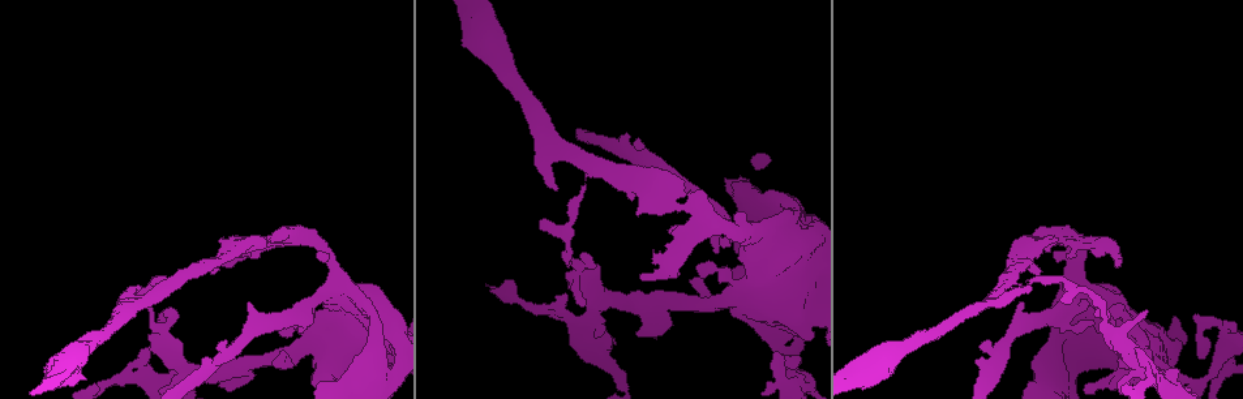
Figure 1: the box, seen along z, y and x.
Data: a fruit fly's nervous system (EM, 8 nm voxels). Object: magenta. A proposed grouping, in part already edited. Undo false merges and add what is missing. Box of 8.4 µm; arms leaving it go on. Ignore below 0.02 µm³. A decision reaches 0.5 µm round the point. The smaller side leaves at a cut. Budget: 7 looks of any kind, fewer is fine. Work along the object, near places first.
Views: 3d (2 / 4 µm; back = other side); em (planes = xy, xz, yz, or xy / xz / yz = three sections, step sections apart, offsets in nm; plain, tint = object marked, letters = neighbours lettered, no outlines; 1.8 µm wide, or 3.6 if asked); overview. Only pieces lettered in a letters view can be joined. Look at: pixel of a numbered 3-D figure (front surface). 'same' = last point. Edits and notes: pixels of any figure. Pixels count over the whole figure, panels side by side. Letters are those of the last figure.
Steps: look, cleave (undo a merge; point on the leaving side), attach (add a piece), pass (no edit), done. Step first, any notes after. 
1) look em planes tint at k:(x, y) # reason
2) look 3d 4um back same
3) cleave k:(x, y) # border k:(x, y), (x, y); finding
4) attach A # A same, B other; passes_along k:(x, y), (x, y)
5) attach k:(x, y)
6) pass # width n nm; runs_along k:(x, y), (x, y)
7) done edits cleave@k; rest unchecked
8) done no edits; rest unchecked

look em planes plain at 1:(1213, 373)

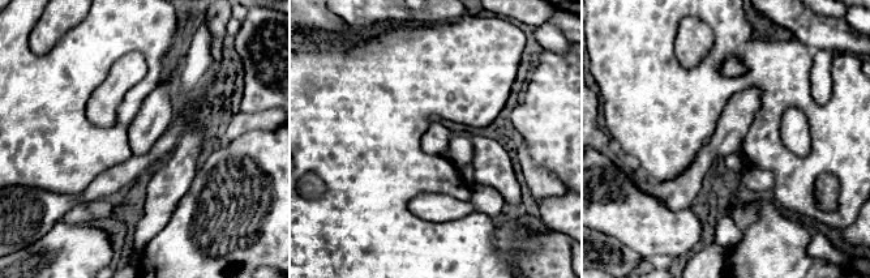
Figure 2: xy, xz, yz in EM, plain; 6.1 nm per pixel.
look em planes tint same # with the object marked

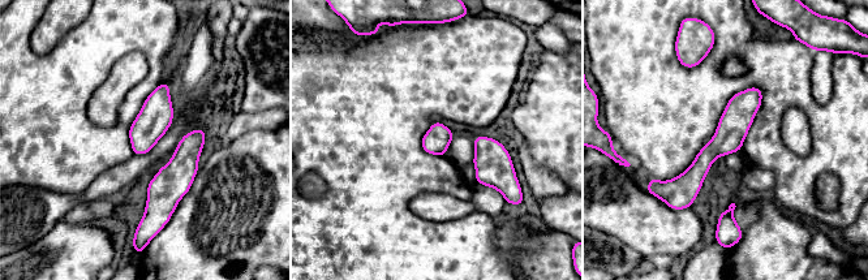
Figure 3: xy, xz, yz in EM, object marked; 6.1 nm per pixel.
look em planes letters same

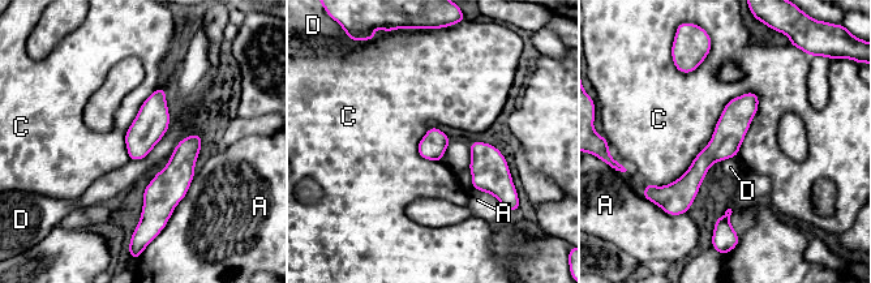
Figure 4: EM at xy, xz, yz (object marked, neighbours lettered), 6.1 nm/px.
pass # A other, C other, D other; runs_along 4:(754, 97), (728, 137), (665, 194); continuous, no second cell

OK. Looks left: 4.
look 3d 4um back at 1:(638, 216) # an open end

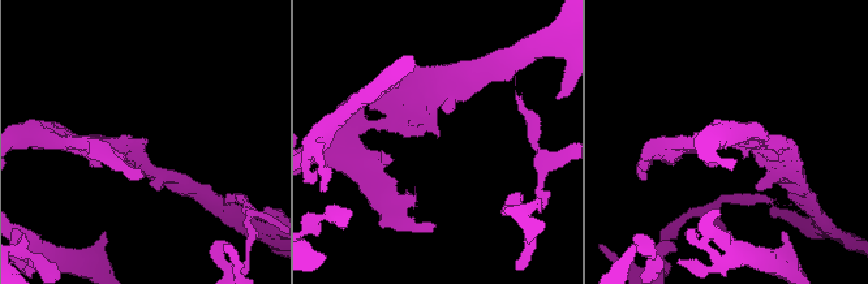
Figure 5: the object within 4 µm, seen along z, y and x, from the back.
look em yz step 16 letters at 5:(145, 138)

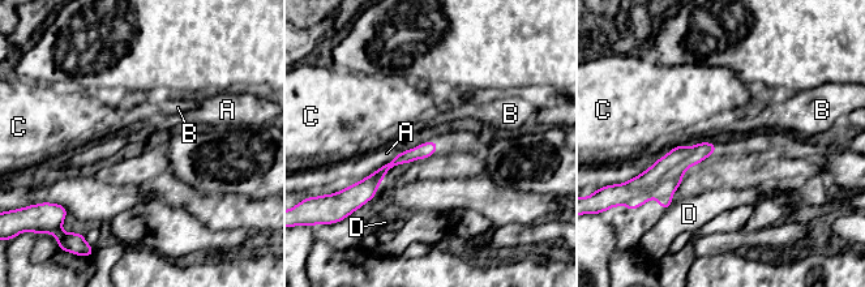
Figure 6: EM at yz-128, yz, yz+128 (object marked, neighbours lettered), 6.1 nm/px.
look em planes letters same # cut it another way

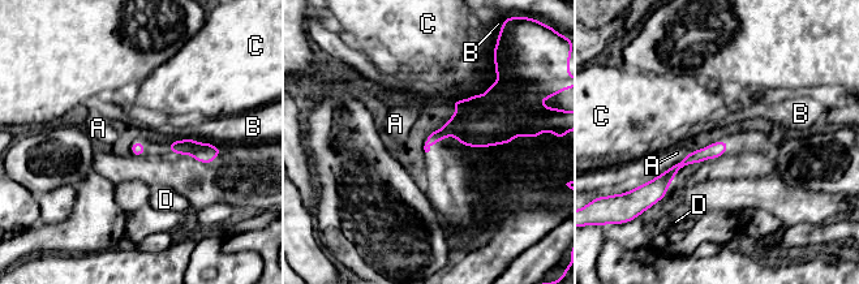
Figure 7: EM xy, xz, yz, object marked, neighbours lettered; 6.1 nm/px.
pass # longest_contact A 140 nm; A other, B other, C other, D other; runs_along 7:(724, 146), (692, 156), (655, 184); none of them fits

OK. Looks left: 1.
look em planes letters at 1:(1162, 376) # small branch off a trunk

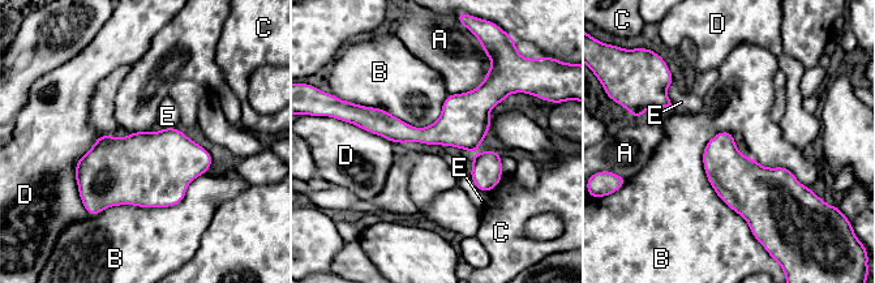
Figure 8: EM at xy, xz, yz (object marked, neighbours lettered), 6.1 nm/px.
pass # longest_contact B 750 nm; A other, B other, C other, D other, E other; border 8:(206, 171), (175, 205), (94, 215); continuous, no second cell

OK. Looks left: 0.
done no edits; rest unchecked

